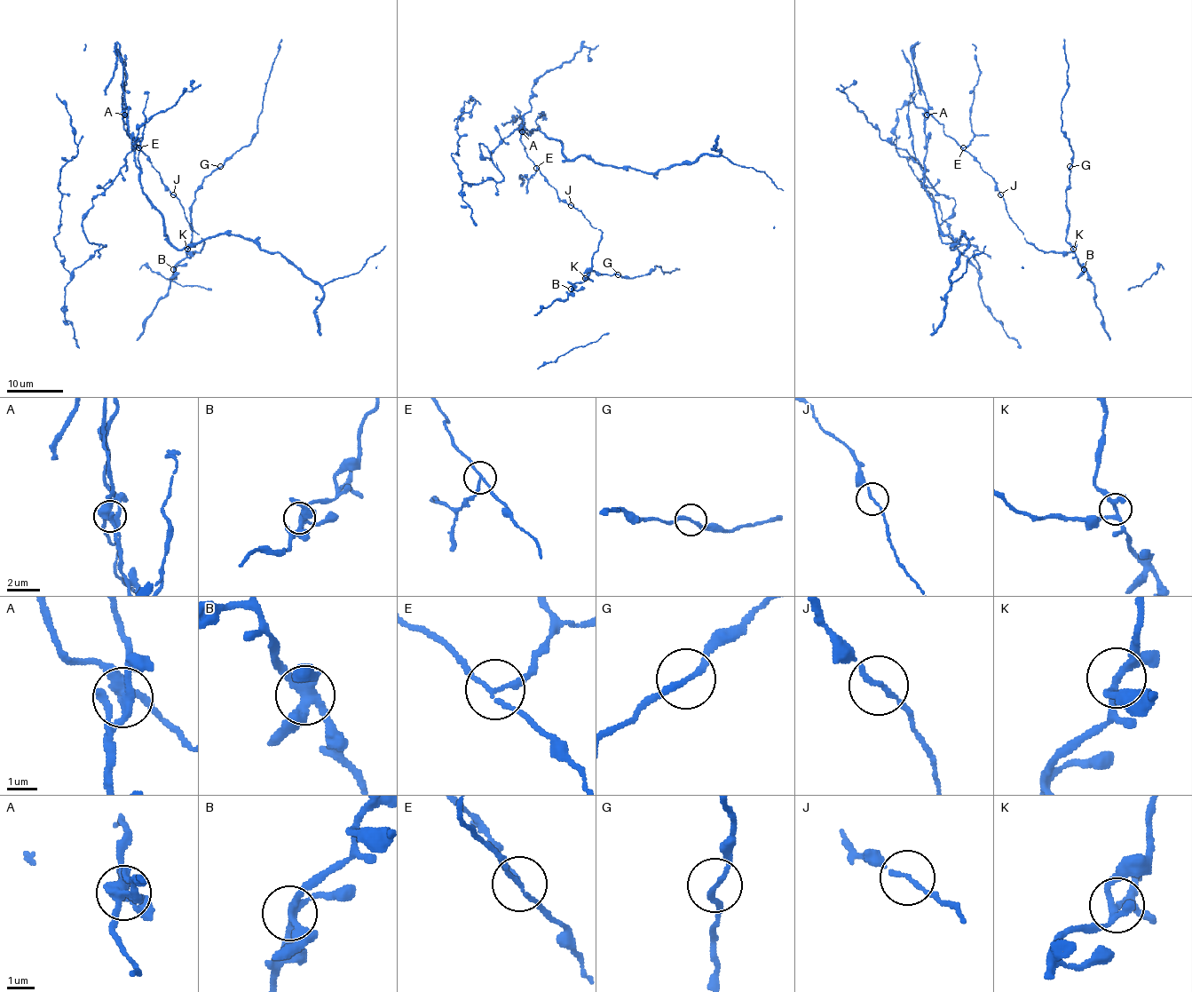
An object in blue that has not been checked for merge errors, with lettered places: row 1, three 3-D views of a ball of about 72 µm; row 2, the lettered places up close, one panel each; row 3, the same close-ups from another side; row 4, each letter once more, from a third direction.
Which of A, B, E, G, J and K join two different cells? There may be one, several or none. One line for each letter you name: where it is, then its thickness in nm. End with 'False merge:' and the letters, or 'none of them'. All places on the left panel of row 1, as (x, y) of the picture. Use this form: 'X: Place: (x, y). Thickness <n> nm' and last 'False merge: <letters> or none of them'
A: Place: (124, 115). Thickness 380 nm
E: Place: (138, 147). Thickness 130 nm
False merge: A, E

